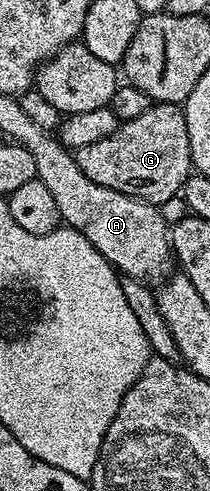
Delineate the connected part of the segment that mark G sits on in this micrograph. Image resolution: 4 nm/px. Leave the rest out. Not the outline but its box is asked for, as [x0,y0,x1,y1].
[76,103,194,206]

